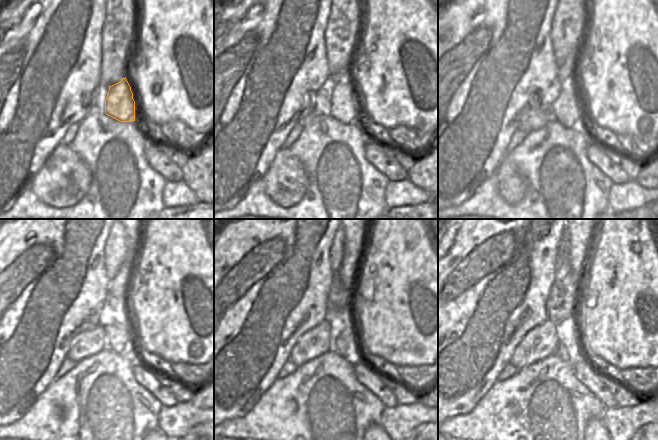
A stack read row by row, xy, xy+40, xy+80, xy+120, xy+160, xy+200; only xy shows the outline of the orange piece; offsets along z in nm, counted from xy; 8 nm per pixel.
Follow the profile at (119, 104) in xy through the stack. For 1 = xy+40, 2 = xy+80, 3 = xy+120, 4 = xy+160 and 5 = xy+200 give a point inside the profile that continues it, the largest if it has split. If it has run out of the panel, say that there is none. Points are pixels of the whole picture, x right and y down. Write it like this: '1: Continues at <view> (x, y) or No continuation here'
1: Continues at xy+40 (343, 105)
2: Continues at xy+80 (566, 110)
3: Continues at xy+120 (117, 334)
4: Continues at xy+160 (339, 345)
5: Continues at xy+200 (561, 351)

